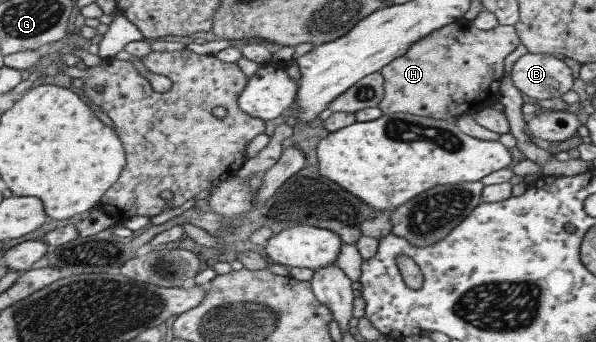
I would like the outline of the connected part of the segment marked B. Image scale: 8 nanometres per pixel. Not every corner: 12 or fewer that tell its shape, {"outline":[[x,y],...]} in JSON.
{"outline":[[520,56],[512,84],[533,102],[562,96],[574,82],[564,61]]}

